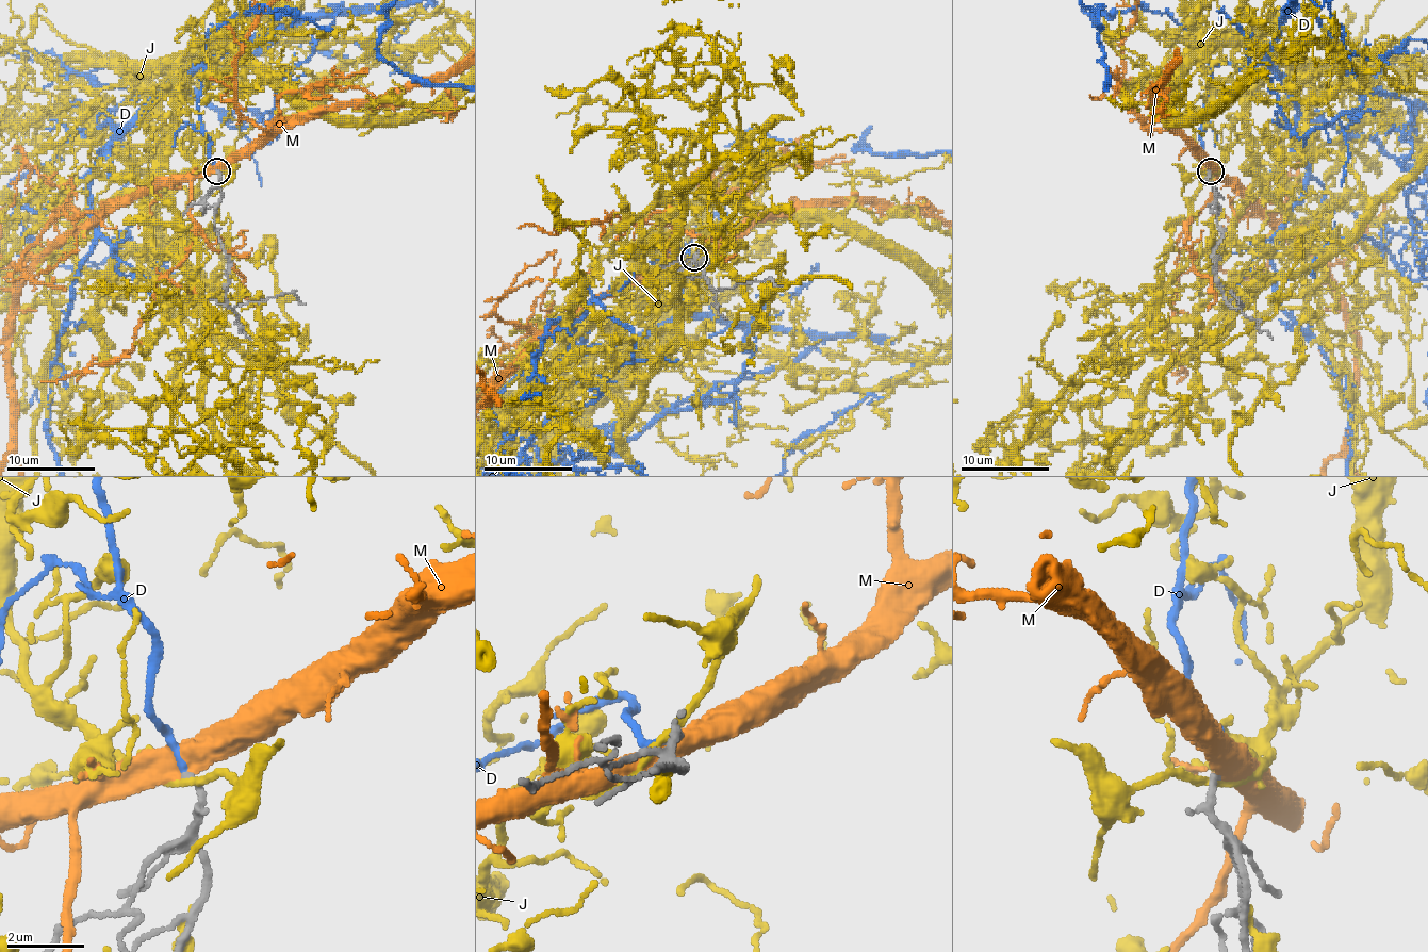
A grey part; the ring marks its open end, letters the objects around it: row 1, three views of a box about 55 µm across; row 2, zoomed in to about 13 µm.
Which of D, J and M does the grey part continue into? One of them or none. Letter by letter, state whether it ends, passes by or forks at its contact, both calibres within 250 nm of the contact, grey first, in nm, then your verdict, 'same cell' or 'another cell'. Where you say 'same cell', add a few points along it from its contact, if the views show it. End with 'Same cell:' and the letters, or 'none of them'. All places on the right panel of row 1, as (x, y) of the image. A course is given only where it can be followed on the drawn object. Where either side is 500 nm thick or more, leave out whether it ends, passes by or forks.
D: it ends there; 120 nm thick on the grey side, 170 nm on the other; same cell
J: it passes by; 130 nm thick on the grey side, 160 nm on the other; another cell
M: 130 nm thick on the grey side, 500 nm on the other; another cell
Same cell: D

